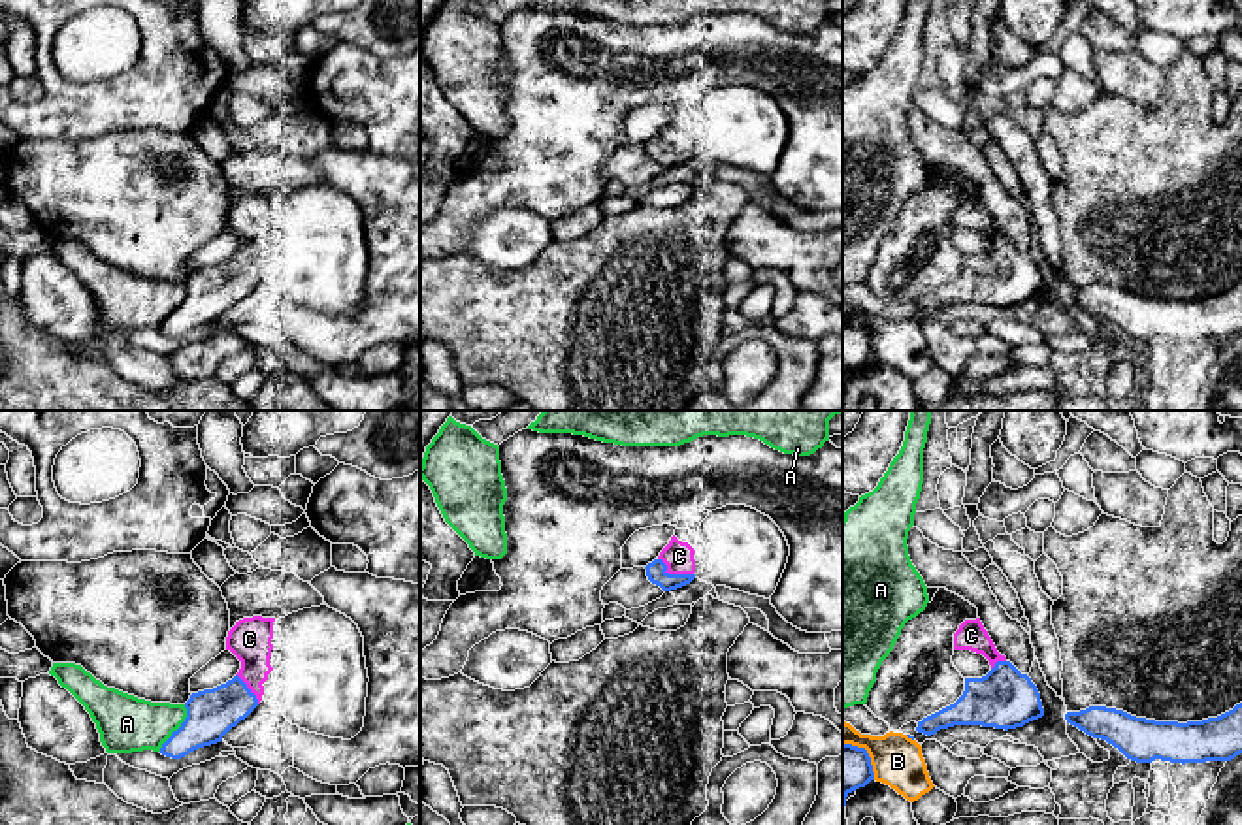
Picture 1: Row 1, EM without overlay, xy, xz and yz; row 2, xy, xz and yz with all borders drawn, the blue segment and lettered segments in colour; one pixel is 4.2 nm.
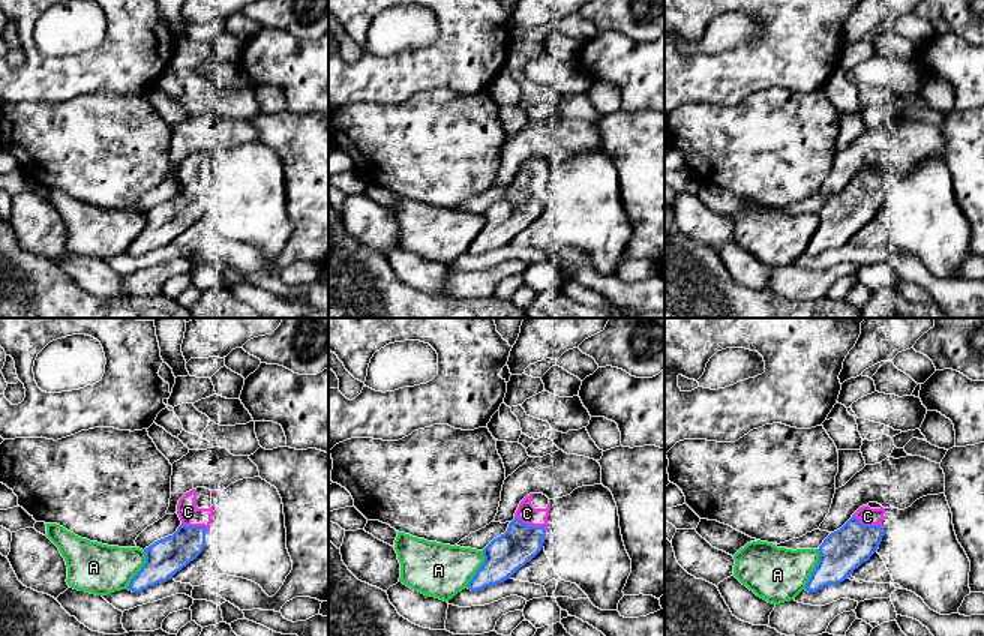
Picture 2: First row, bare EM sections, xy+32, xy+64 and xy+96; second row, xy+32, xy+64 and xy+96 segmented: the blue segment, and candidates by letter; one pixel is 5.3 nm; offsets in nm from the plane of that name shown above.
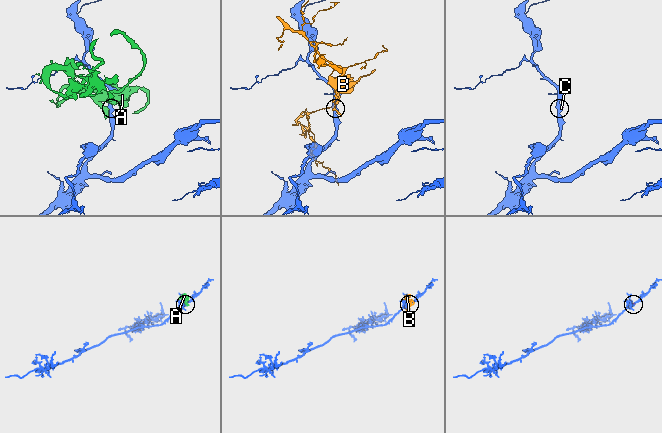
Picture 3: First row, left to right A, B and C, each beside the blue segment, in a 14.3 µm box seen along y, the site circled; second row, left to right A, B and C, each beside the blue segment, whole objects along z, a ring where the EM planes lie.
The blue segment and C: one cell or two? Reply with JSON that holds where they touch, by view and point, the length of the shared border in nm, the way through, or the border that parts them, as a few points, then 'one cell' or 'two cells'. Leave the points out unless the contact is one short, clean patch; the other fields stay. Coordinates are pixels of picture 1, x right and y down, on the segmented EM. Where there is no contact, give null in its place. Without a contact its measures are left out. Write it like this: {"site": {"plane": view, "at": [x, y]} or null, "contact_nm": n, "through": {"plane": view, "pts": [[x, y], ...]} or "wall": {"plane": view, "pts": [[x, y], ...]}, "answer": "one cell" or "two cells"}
{"site": {"plane": "xz", "at": [673, 575]}, "contact_nm": 170, "through": {"plane": "xz", "pts": [[656, 573], [673, 575], [679, 556]]}, "answer": "one cell"}

